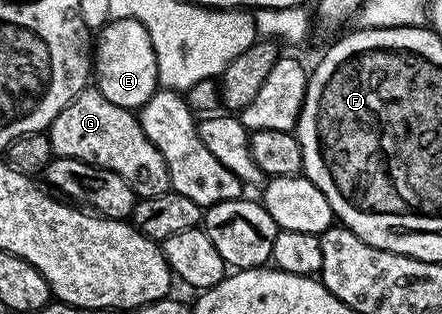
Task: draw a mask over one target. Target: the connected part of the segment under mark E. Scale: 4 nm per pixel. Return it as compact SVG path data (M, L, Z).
M111 19L98 30L93 47L95 87L117 107L140 110L159 89L158 61L151 37L143 23L135 19Z

